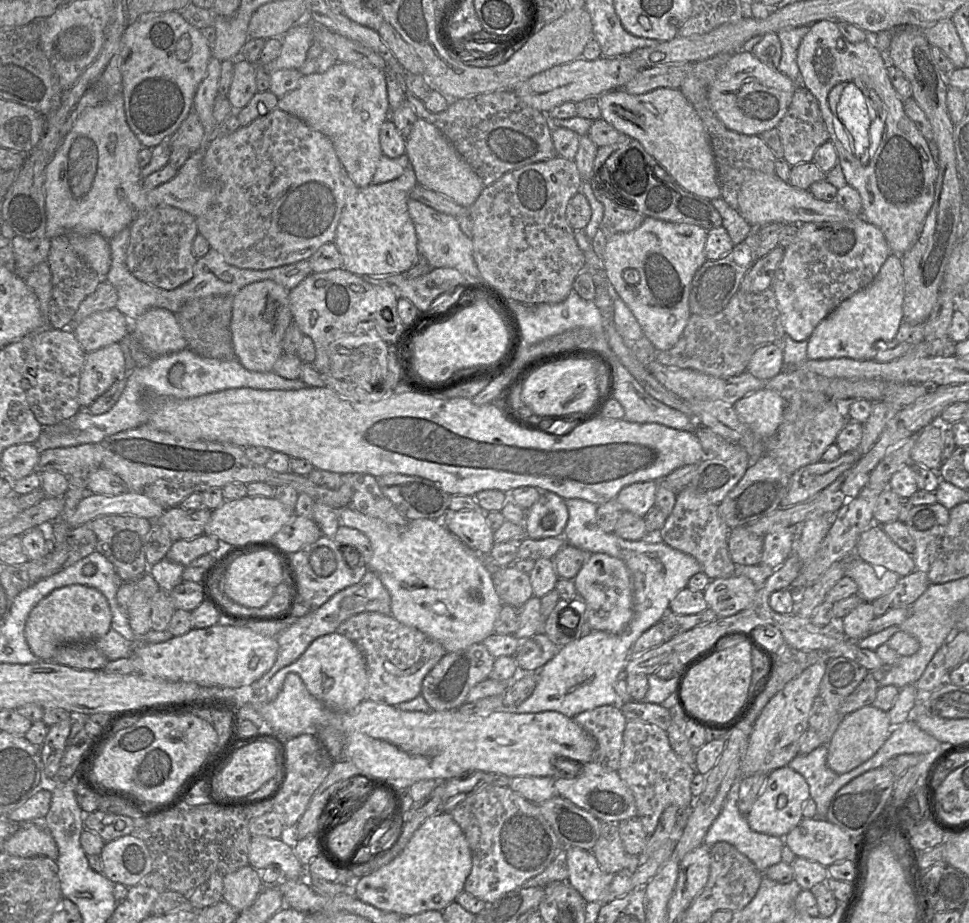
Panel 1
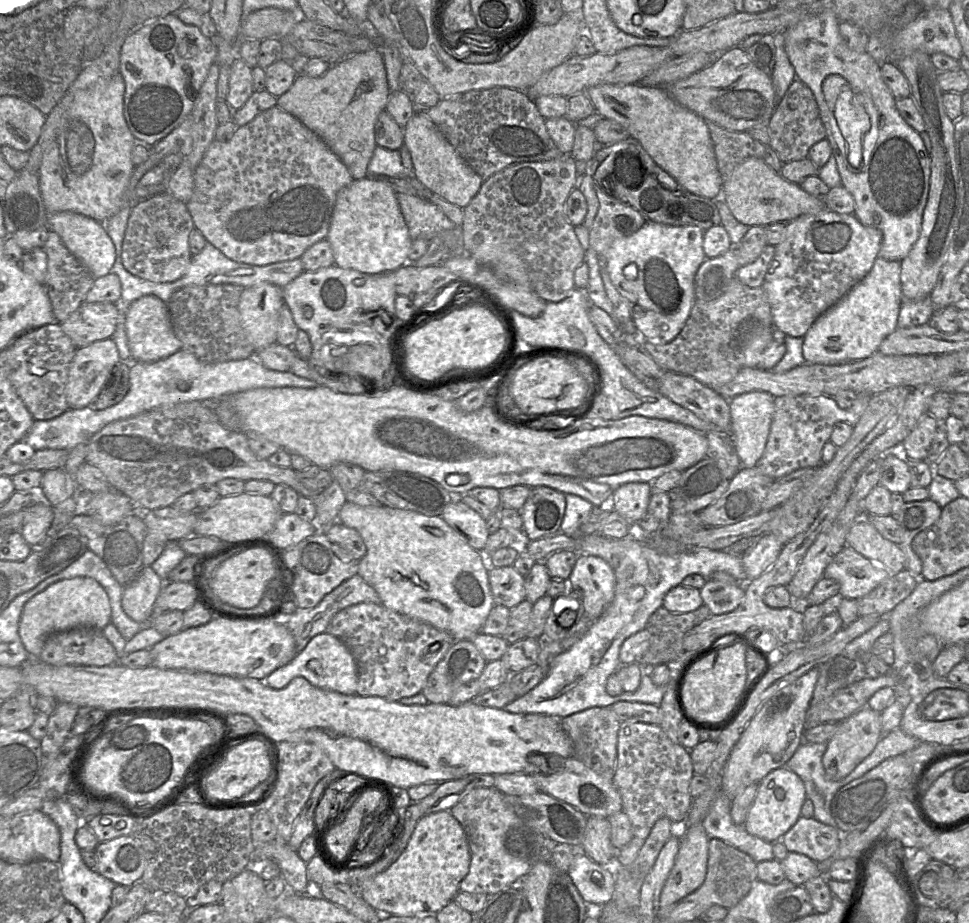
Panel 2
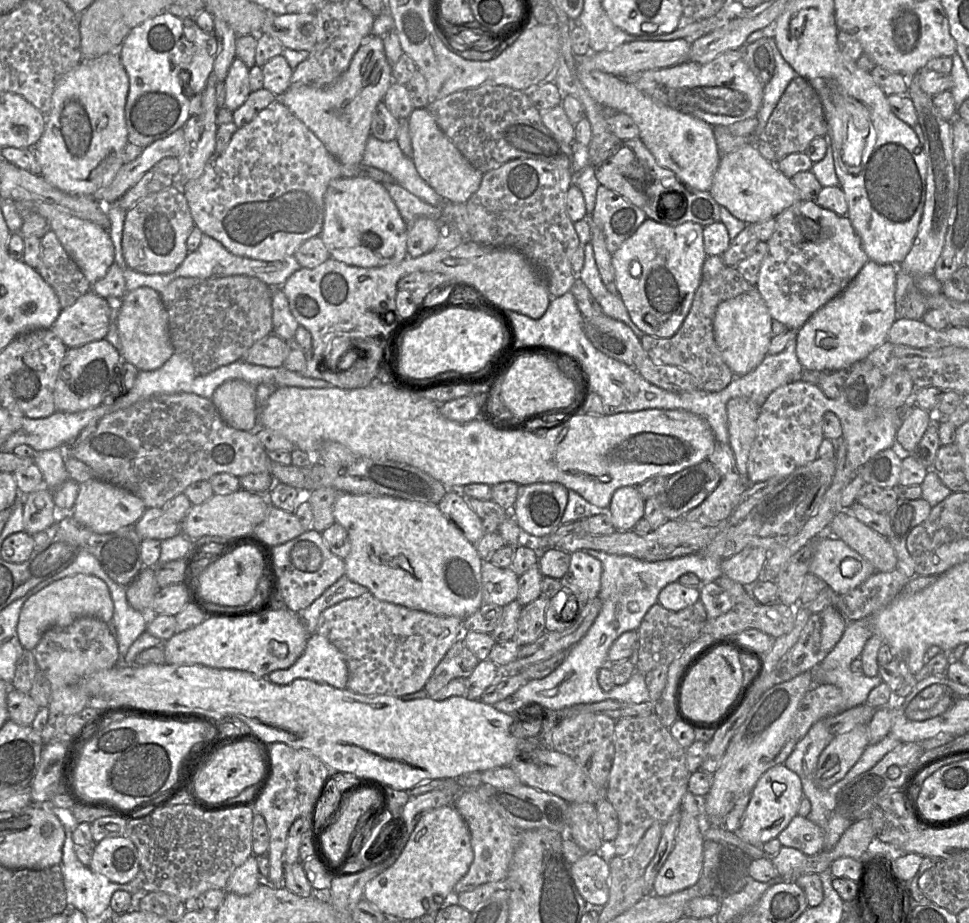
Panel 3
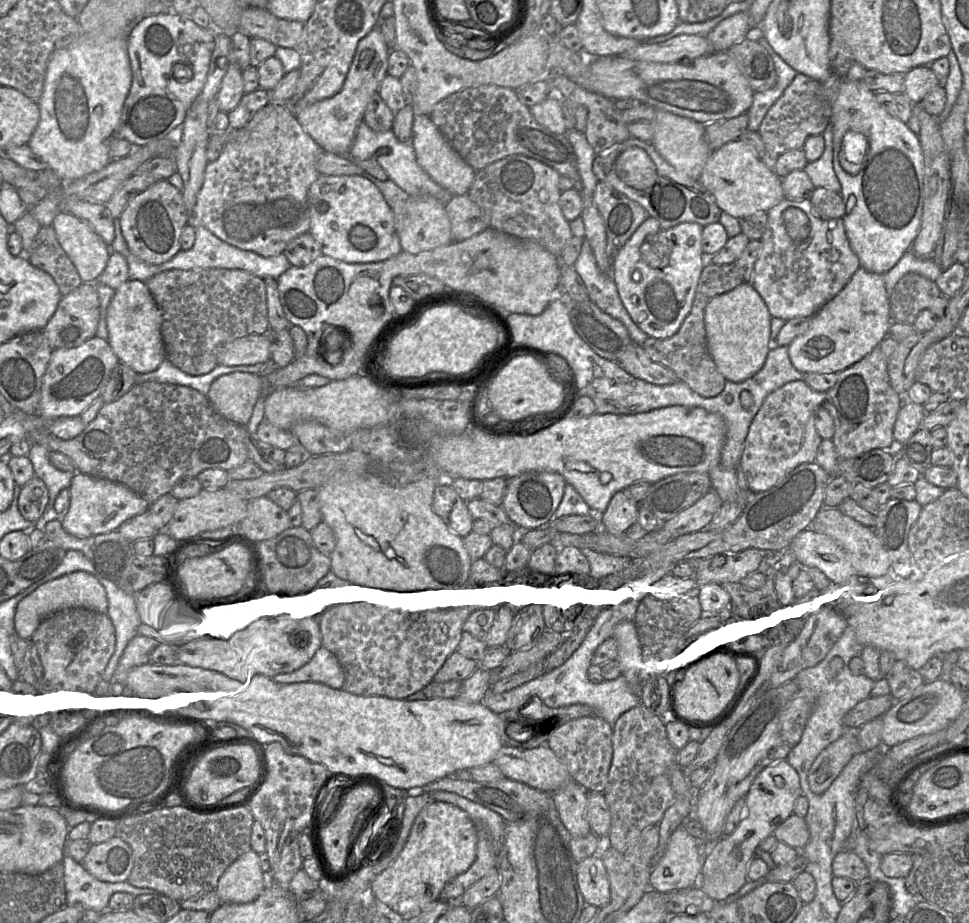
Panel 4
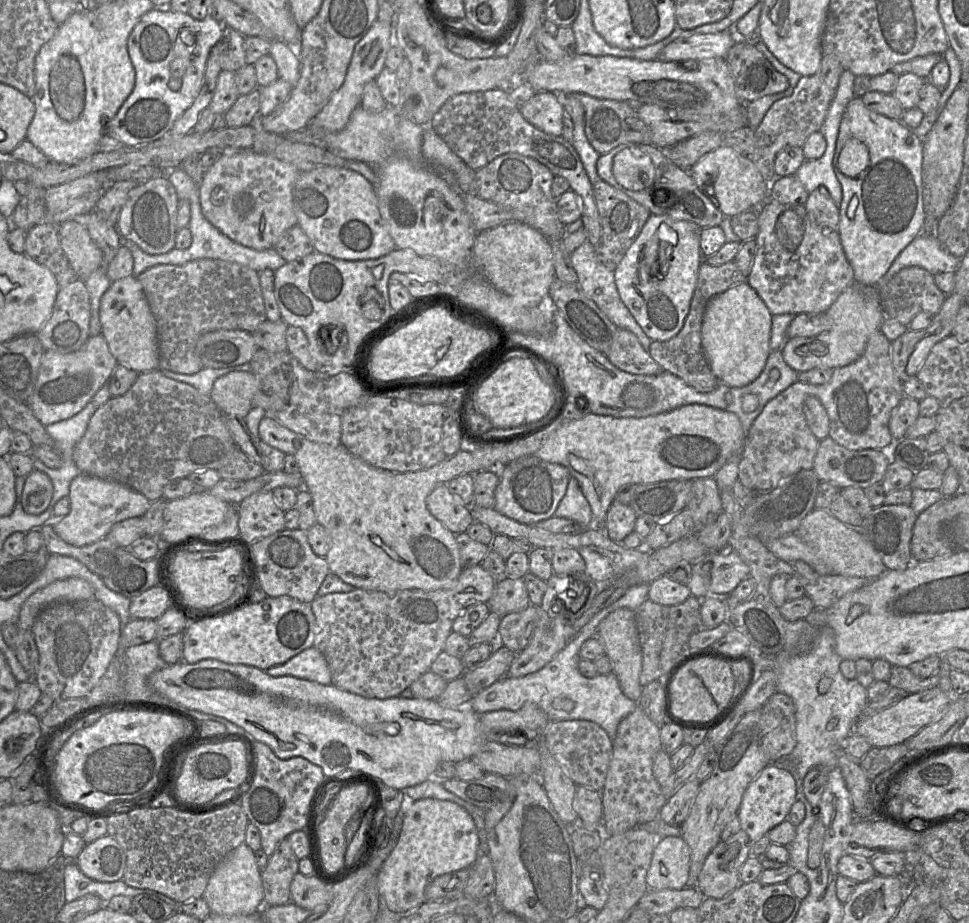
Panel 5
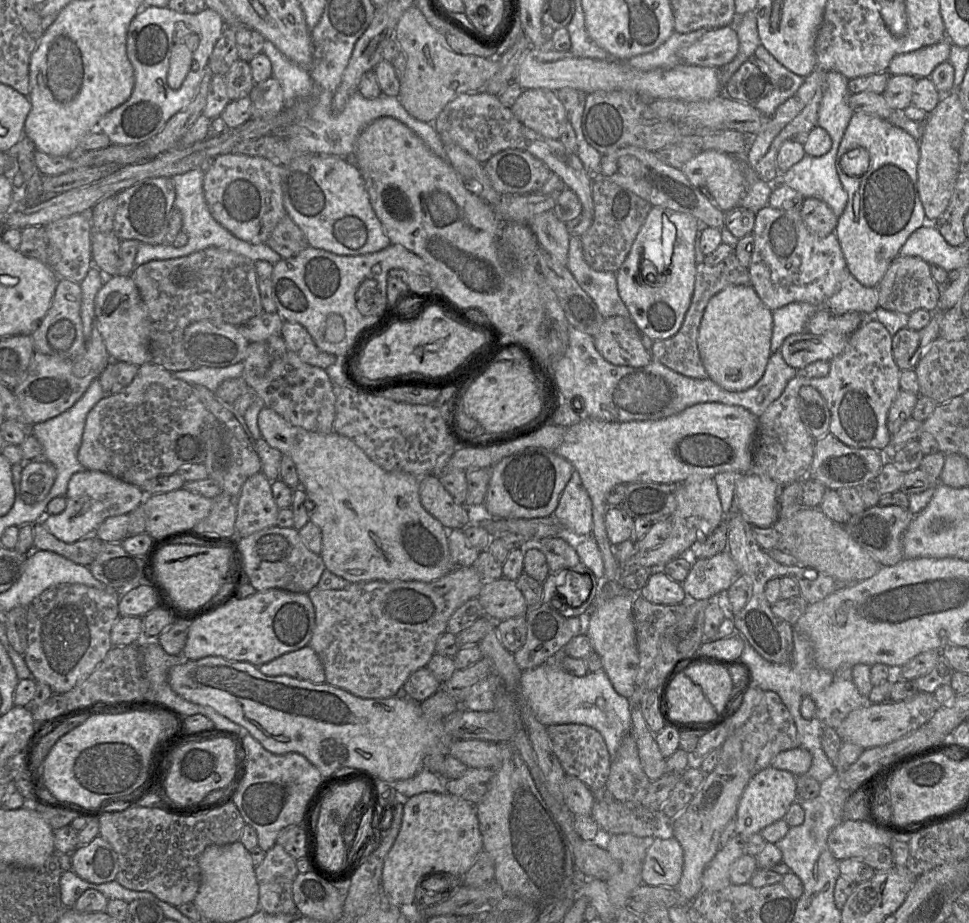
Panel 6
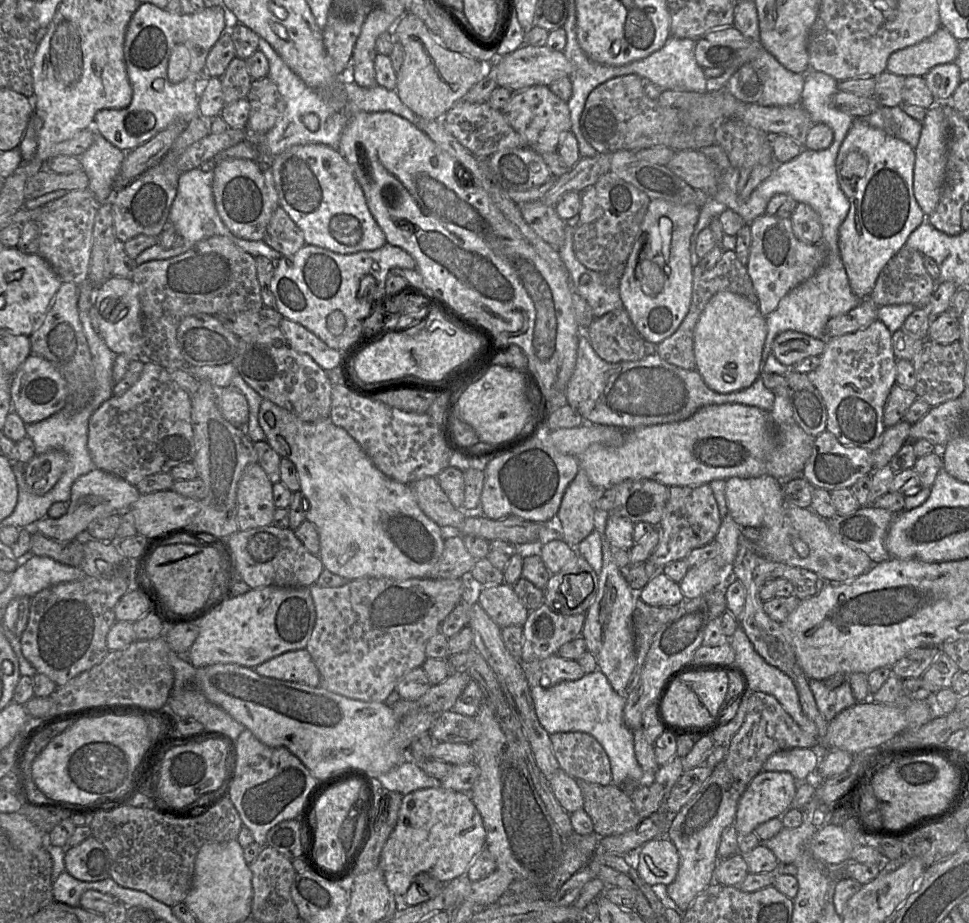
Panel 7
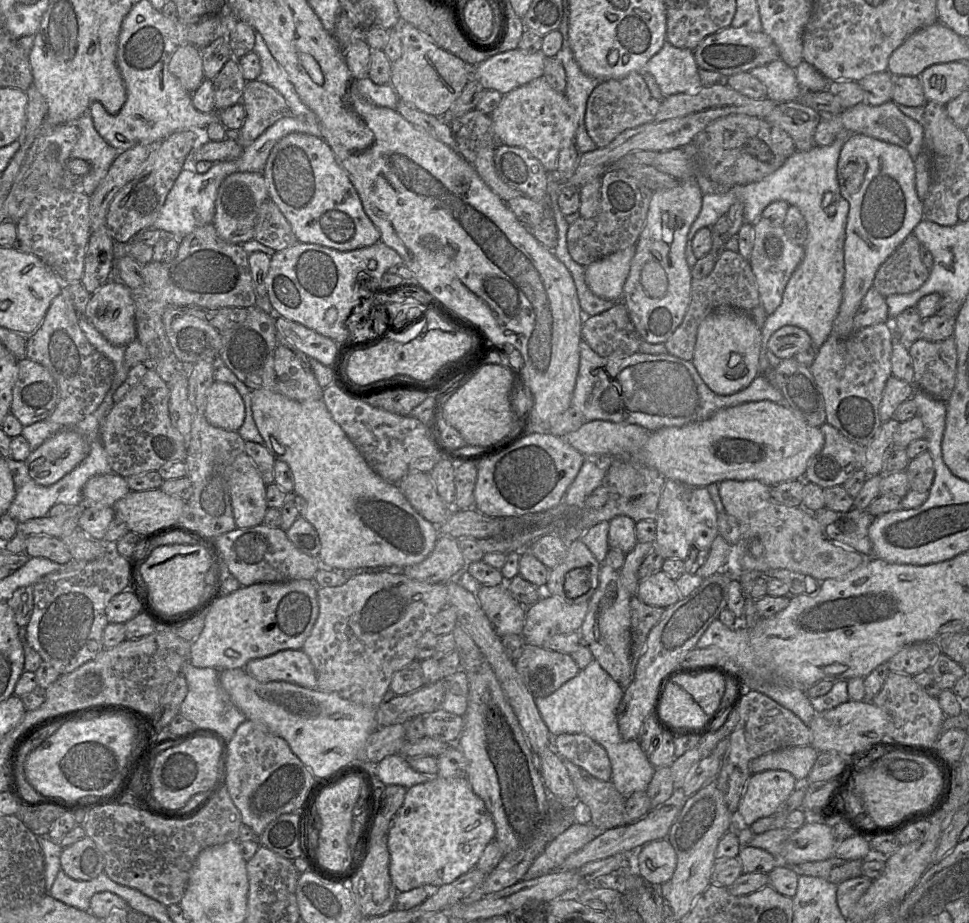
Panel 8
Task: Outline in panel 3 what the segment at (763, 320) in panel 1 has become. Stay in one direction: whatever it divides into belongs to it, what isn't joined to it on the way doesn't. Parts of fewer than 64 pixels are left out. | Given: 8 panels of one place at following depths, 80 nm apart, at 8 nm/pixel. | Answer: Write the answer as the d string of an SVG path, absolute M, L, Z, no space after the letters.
M726 266L717 275L703 279L695 292L691 309L683 324L670 338L658 338L645 334L641 344L648 357L655 363L677 366L689 373L699 390L720 392L736 377L724 362L714 338L713 320L717 306L755 288L739 273L736 267Z

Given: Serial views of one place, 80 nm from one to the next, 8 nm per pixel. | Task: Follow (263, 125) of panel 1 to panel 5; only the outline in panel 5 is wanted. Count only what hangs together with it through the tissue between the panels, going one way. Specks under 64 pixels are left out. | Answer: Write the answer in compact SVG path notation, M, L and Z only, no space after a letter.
M222 154L203 174L199 186L202 213L236 243L255 250L273 248L286 230L297 225L292 188L299 172L269 154Z

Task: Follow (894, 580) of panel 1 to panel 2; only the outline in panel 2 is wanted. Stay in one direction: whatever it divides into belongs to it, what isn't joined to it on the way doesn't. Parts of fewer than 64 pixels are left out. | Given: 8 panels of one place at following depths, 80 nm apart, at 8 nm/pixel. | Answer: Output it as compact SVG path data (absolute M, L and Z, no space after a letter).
M848 545L834 556L823 575L839 584L839 593L843 598L857 601L888 576L890 575L884 569Z

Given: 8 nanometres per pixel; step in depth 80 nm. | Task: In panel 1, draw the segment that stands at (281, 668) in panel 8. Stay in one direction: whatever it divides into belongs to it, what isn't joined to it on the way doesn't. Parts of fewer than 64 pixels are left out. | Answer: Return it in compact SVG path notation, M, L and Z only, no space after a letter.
M337 632L317 638L294 663L277 671L266 685L268 701L274 701L277 698L289 673L297 674L308 691L327 708L334 711L350 711L366 699L365 656L353 641Z

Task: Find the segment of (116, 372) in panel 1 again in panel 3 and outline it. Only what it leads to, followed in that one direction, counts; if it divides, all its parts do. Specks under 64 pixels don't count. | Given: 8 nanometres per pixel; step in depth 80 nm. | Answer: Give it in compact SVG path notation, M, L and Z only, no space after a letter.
M105 338L80 347L68 348L61 362L54 387L56 412L77 413L101 405L104 392L121 361L119 350Z

